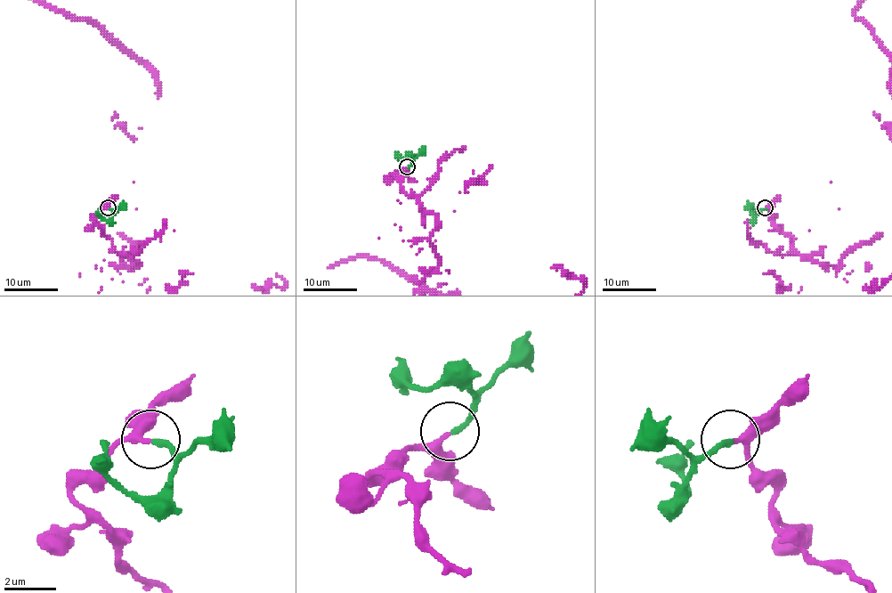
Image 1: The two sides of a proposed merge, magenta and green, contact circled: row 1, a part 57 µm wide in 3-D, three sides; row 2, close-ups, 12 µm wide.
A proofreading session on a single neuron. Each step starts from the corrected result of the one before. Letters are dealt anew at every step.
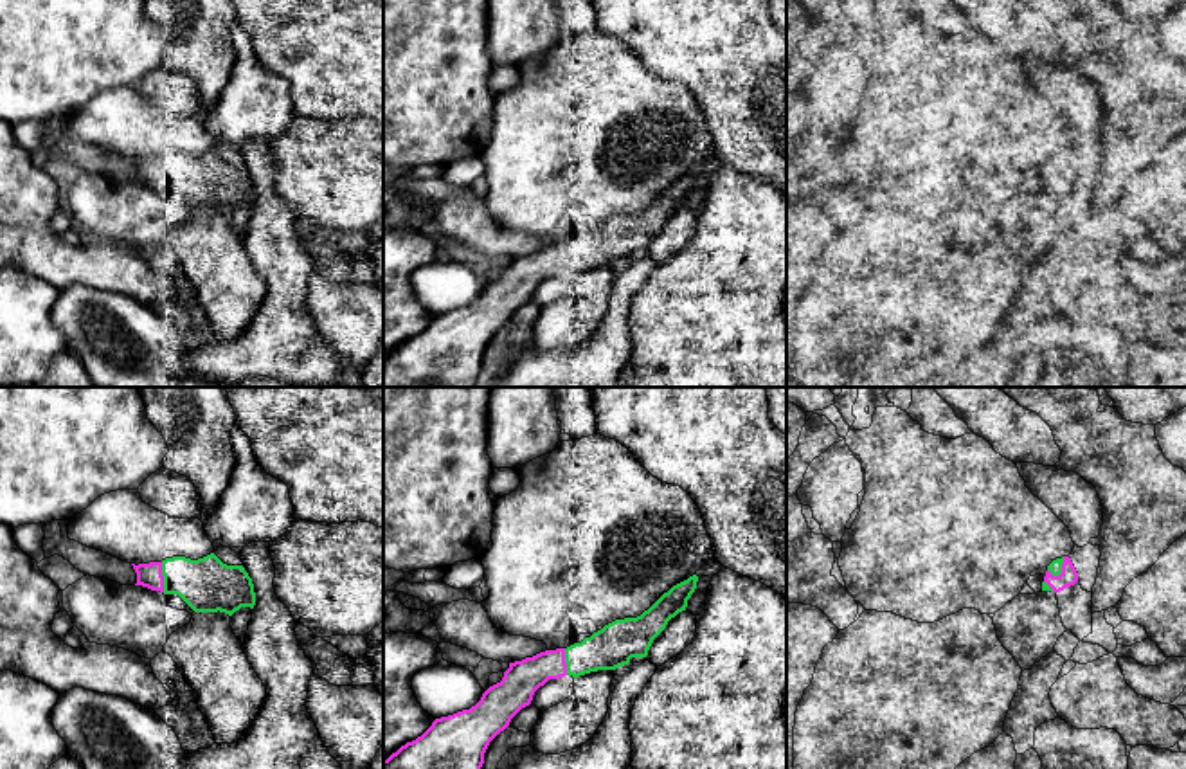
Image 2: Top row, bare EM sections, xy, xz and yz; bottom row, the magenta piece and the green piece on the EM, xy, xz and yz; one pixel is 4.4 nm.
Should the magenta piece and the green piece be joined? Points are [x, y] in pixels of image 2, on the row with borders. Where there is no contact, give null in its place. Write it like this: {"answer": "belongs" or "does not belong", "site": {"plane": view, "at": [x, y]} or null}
{"answer": "belongs", "site": {"plane": "yz", "at": [1062, 568]}}

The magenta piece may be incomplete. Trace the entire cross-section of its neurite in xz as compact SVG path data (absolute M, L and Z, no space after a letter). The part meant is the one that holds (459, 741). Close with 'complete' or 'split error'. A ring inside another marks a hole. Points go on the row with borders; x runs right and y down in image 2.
M696 574L689 576L641 616L615 620L581 643L509 663L502 681L490 686L475 706L436 719L421 737L383 760L383 769L481 769L490 742L531 704L535 692L549 679L576 679L615 670L632 657L646 657L668 621L686 611L696 582Z; split error

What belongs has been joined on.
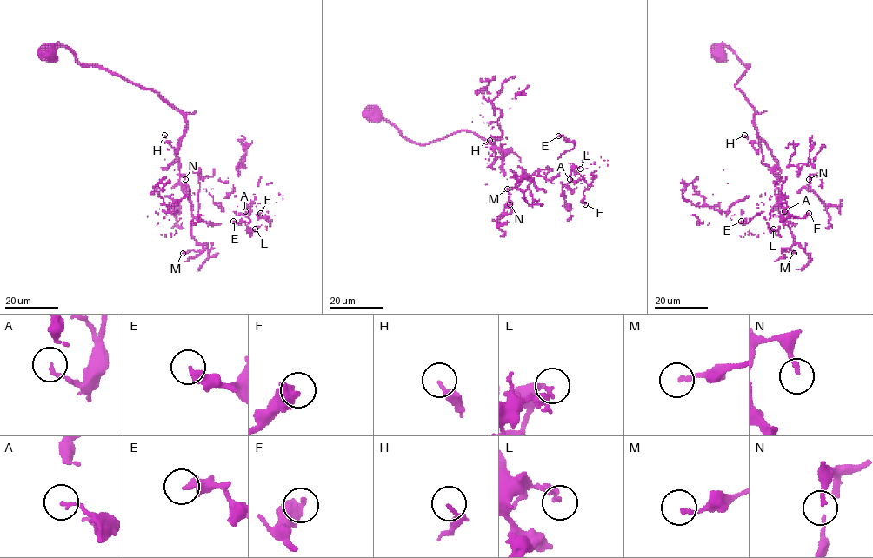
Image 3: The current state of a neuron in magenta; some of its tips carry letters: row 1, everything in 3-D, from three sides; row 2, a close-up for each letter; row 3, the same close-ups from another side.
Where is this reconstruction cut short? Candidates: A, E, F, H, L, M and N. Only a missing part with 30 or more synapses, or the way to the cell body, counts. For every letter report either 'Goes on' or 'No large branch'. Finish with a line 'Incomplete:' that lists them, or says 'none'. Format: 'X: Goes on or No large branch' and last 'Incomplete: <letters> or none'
A: No large branch
E: No large branch
F: No large branch
H: No large branch
L: No large branch
M: No large branch
N: No large branch
Incomplete: none

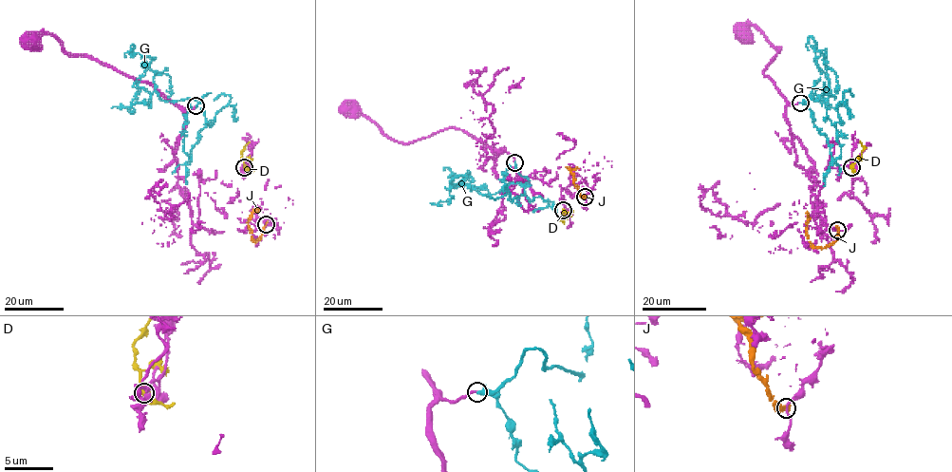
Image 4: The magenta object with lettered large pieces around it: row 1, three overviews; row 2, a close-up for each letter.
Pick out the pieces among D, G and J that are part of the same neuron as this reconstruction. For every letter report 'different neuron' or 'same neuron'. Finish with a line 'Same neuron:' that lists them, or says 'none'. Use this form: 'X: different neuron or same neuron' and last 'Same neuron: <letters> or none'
D: different neuron
G: same neuron
J: different neuron
Same neuron: G

